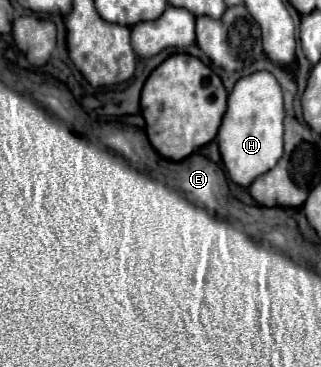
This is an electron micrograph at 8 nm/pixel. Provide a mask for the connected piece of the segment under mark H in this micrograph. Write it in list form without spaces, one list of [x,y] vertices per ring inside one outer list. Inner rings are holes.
[[[261,70],[237,80],[229,94],[227,112],[217,136],[223,164],[235,184],[249,186],[283,156],[283,118],[283,92],[271,72]]]

